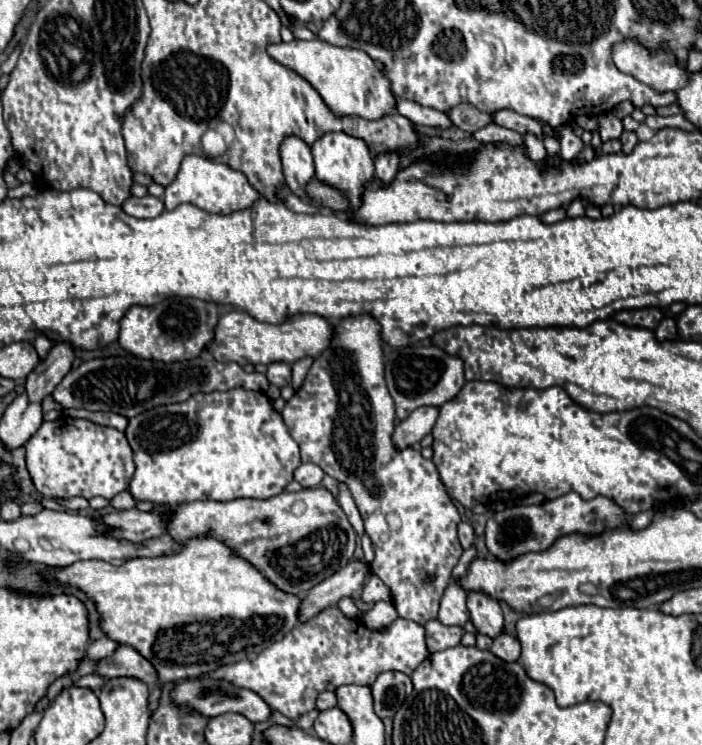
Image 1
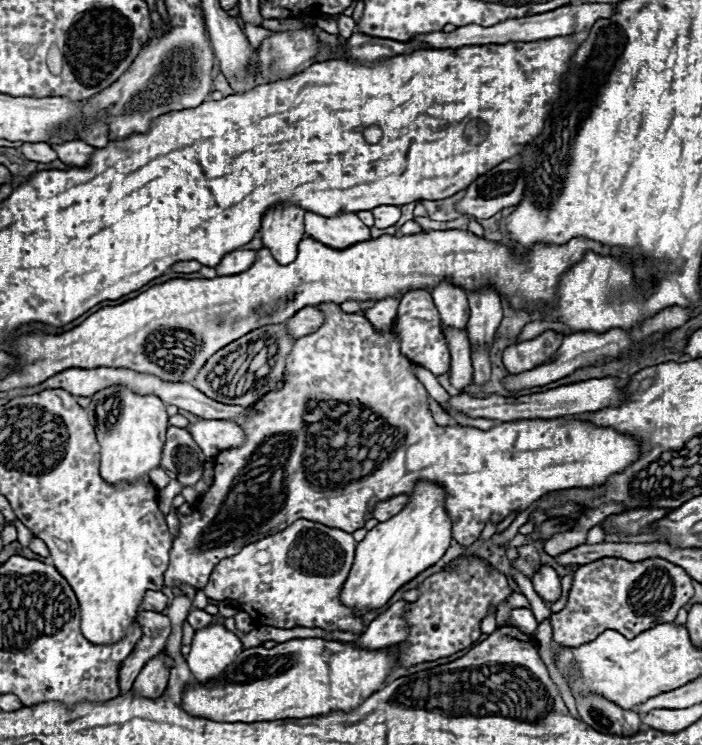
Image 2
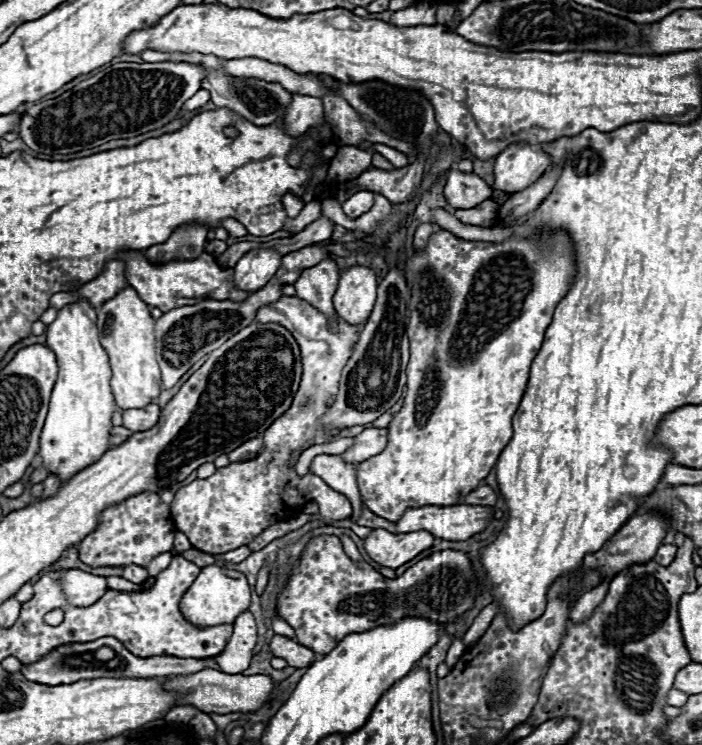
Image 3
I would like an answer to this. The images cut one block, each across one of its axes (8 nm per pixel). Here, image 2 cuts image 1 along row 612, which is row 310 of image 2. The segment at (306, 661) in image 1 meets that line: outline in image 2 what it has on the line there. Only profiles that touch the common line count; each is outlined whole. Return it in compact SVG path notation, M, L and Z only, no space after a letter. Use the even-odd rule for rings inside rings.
M324 302L316 304L316 308L324 314L324 324L292 344L282 386L264 394L242 424L246 434L244 442L214 458L214 482L194 504L190 516L181 515L175 509L180 518L180 534L174 538L170 566L164 572L166 586L190 584L202 590L220 560L234 556L244 544L262 540L262 534L276 534L300 518L354 532L372 518L376 500L410 494L418 480L430 480L446 488L452 536L468 548L478 540L488 520L498 524L508 512L522 512L548 492L604 484L610 476L624 472L624 468L640 458L640 442L634 436L564 416L550 420L520 418L500 422L490 430L438 426L428 410L426 388L416 378L414 364L400 352L400 340L394 328L380 332L366 316L342 312L340 304Z

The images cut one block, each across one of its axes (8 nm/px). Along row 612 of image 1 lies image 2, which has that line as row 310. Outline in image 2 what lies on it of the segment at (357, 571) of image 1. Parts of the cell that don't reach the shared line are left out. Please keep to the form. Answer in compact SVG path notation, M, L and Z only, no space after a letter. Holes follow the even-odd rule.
M314 306L302 308L300 312L296 312L296 316L292 316L286 322L286 330L290 338L302 338L306 334L316 332L316 328L320 328L320 324L324 324L324 316L320 310L316 310Z

